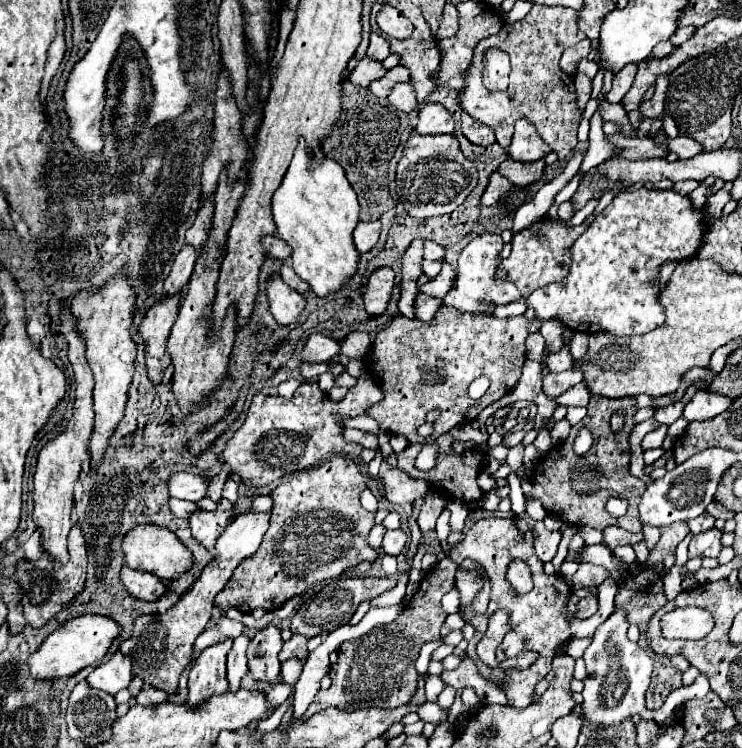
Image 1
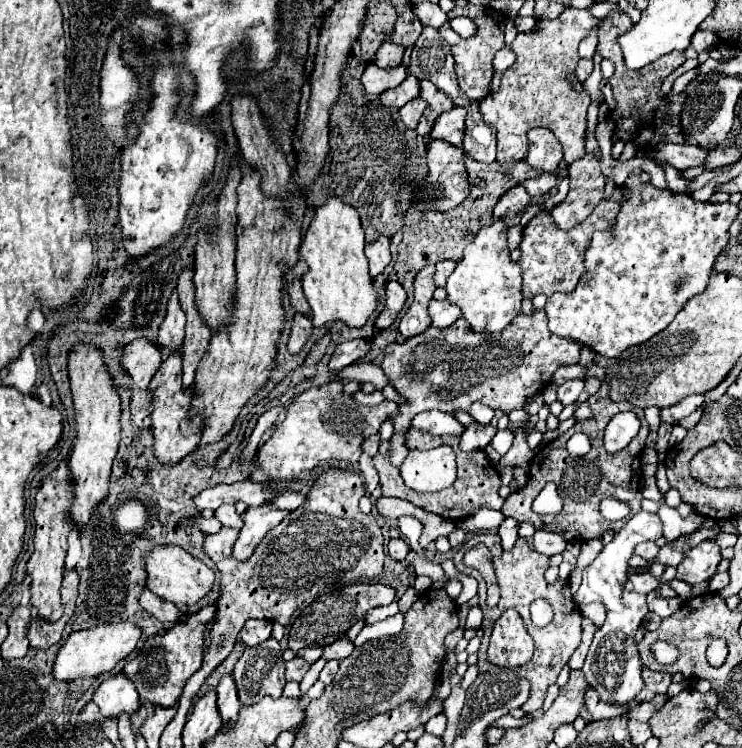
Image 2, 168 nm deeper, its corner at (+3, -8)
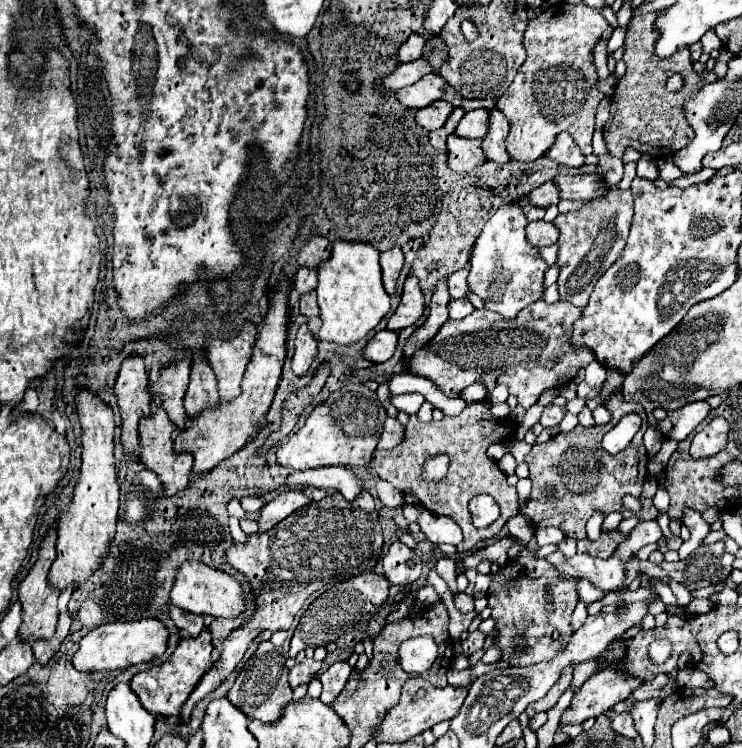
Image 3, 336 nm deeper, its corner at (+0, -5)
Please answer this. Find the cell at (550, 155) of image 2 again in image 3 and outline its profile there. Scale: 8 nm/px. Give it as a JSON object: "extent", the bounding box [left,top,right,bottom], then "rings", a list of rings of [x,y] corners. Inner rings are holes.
{"extent":[545,132,585,166],"rings":[[[569,132],[559,134],[559,138],[555,140],[555,146],[551,146],[551,150],[545,156],[559,164],[565,164],[565,166],[583,166],[585,164],[585,156],[581,154],[579,146],[573,142]]]}

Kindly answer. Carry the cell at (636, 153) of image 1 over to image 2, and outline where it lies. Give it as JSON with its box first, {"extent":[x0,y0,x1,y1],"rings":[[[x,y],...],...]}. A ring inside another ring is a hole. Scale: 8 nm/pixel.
{"extent":[654,143,706,169],"rings":[[[660,143],[654,151],[654,161],[658,163],[666,163],[672,165],[676,169],[686,169],[686,167],[698,167],[700,163],[704,163],[706,151],[696,147],[696,145],[688,145],[688,143]]]}

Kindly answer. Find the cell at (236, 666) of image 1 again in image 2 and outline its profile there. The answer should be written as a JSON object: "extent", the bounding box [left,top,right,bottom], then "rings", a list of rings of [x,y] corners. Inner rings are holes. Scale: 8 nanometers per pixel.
{"extent":[218,673,240,723],"rings":[[[226,673],[220,683],[218,683],[218,705],[220,705],[220,715],[222,715],[222,723],[228,721],[236,721],[238,711],[240,711],[240,699],[238,699],[238,691],[236,691],[236,681],[232,677],[232,673]]]}

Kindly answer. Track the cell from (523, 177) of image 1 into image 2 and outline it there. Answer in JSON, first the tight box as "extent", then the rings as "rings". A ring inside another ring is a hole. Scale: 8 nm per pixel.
{"extent":[520,173,556,197],"rings":[[[542,173],[540,177],[532,177],[520,183],[528,193],[532,193],[532,197],[540,197],[544,193],[548,193],[554,185],[556,185],[556,175],[554,173]]]}

